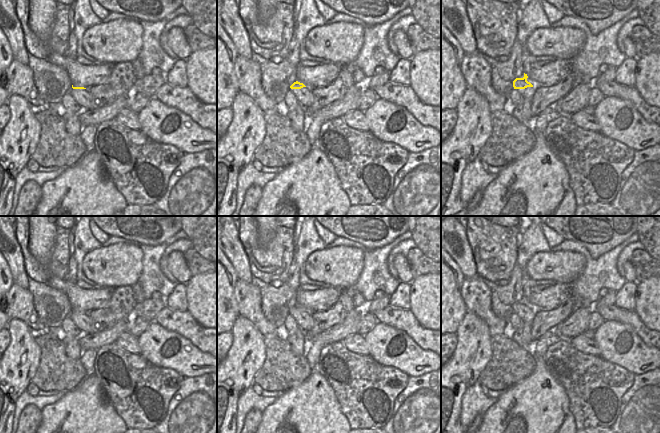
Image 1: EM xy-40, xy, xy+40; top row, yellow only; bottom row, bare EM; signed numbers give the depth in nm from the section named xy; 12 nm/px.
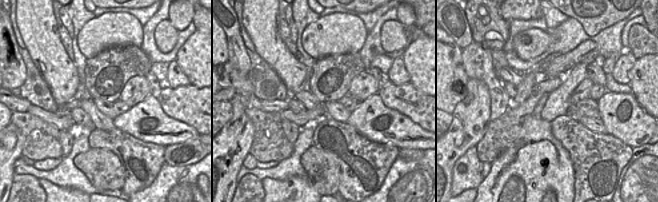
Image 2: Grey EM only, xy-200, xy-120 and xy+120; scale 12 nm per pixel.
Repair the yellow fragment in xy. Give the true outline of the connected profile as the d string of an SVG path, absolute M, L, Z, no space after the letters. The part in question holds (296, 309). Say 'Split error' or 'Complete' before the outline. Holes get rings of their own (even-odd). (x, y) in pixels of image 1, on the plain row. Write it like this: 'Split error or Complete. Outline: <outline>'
Split error. Outline: M296 305L290 312L301 330L308 332L312 328L313 318L303 307Z

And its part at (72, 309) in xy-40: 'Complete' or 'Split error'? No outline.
Split error.

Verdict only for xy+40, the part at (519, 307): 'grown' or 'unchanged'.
grown

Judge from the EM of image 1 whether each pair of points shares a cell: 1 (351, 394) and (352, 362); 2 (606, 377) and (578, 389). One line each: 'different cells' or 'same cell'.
1: same cell
2: same cell

